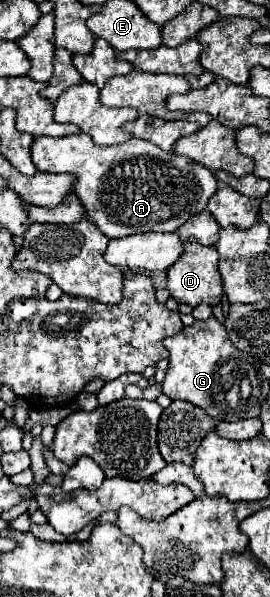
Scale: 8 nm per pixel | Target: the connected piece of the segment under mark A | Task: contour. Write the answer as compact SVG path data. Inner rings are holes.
M85 133L61 139L37 137L31 157L39 171L77 175L73 191L81 197L89 219L109 239L145 231L177 231L189 217L207 209L219 183L211 169L177 153L165 153L143 139L129 139L113 147L97 147Z

